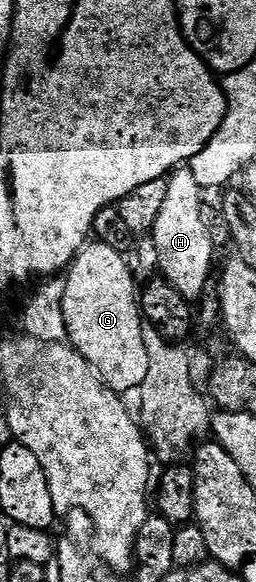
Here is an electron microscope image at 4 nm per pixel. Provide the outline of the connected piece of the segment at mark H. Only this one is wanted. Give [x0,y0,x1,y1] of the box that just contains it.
[150,165,212,301]

